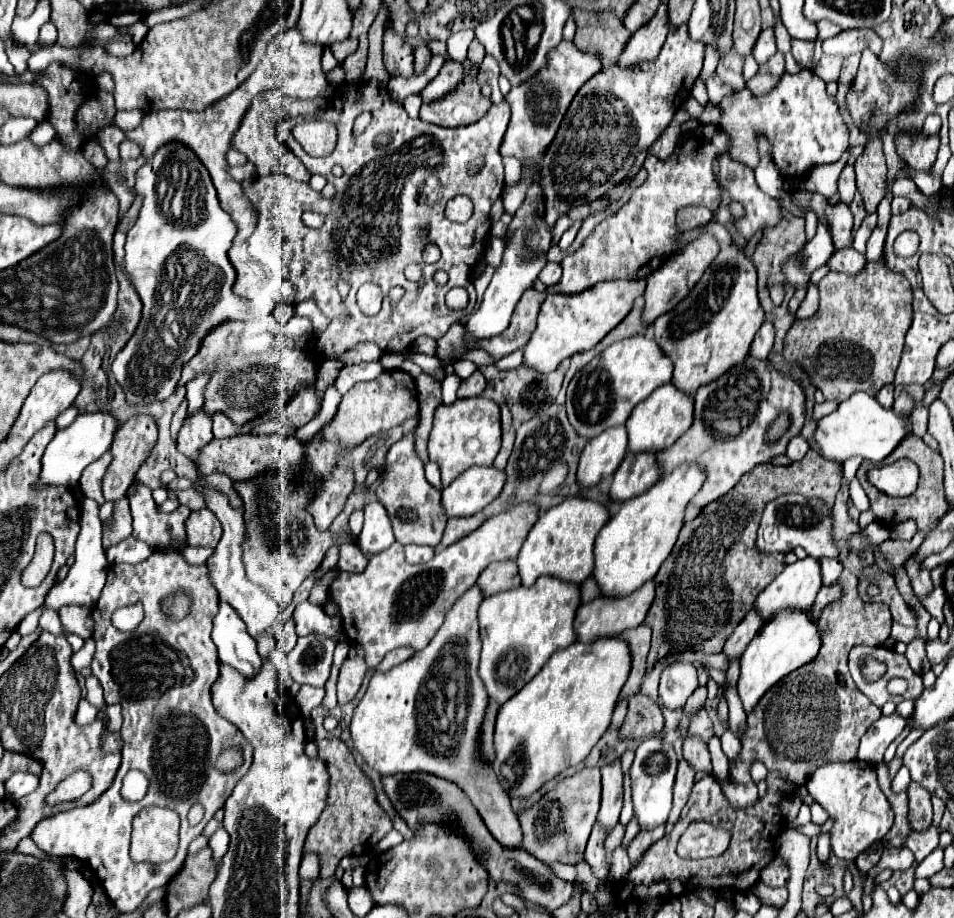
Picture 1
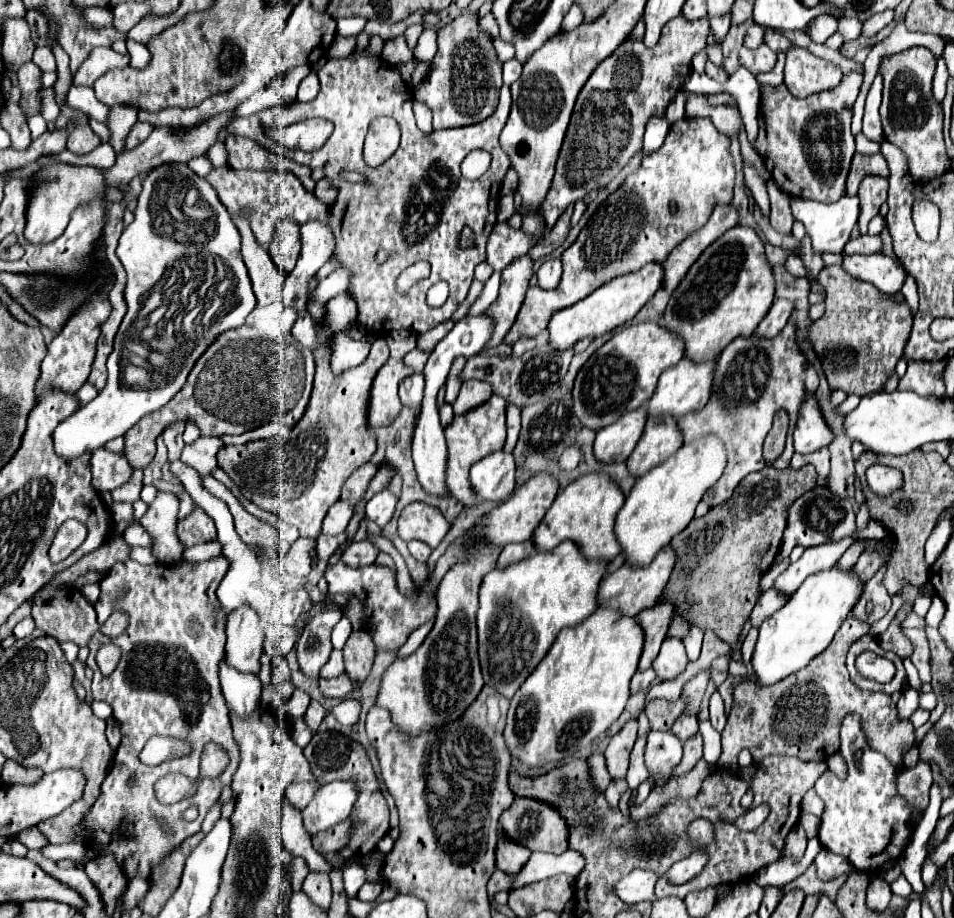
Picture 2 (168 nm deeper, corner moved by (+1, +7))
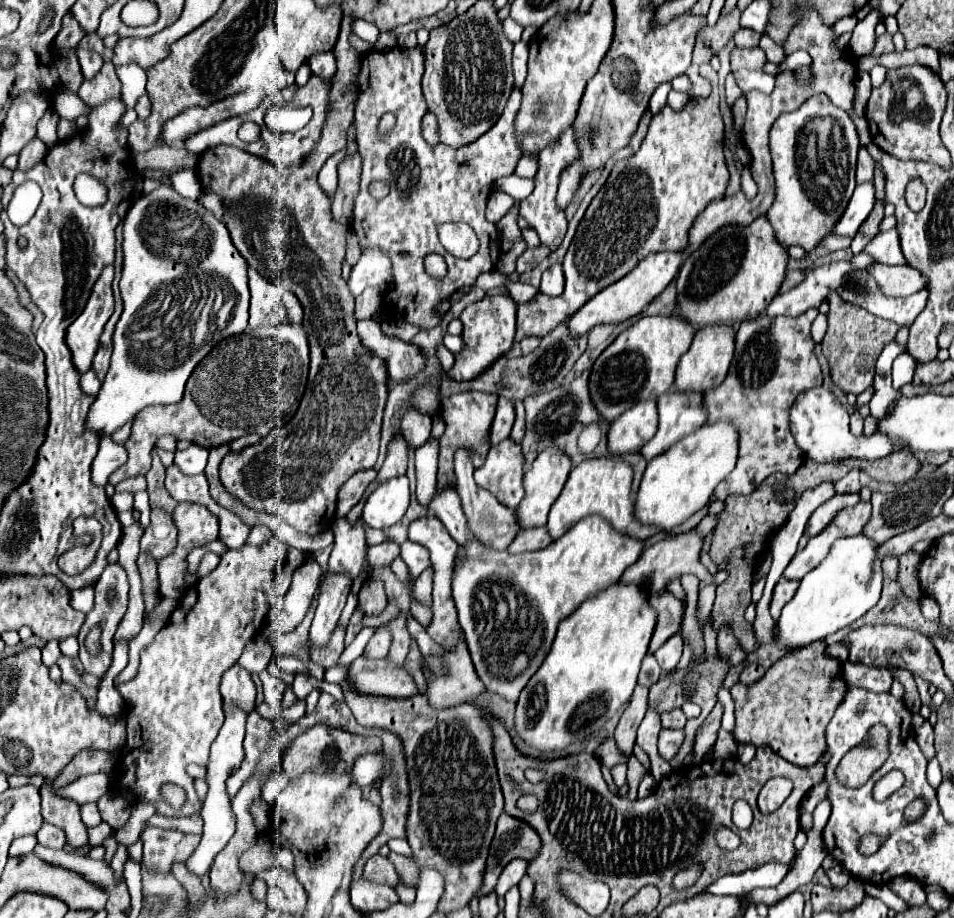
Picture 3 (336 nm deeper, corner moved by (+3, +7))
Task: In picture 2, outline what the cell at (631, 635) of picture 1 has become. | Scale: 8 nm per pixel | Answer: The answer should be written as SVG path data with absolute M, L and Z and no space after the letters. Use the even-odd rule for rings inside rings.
M662 599L660 603L656 603L656 607L640 611L636 615L636 621L642 625L644 635L646 635L646 643L644 643L638 671L644 671L652 665L652 659L658 655L660 645L666 639L668 627L672 623L672 615L674 615L674 605L668 599Z

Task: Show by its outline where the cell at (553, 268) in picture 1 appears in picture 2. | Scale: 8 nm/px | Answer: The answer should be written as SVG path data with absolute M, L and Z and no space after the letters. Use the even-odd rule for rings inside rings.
M548 259L548 261L544 261L536 275L538 275L538 285L542 289L554 289L554 287L558 287L560 275L562 275L562 263L560 263L560 259Z

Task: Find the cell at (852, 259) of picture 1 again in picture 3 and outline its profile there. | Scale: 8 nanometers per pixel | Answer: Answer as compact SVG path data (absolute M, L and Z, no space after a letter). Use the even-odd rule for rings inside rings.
M874 261L866 271L876 279L886 297L908 297L926 287L922 273L910 265L886 265Z

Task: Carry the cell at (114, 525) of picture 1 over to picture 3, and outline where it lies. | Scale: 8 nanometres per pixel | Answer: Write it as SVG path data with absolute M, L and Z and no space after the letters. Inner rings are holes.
M130 477L130 479L124 479L122 483L116 485L118 493L122 493L122 491L136 493L136 491L144 491L144 489L146 489L146 479L144 477Z

